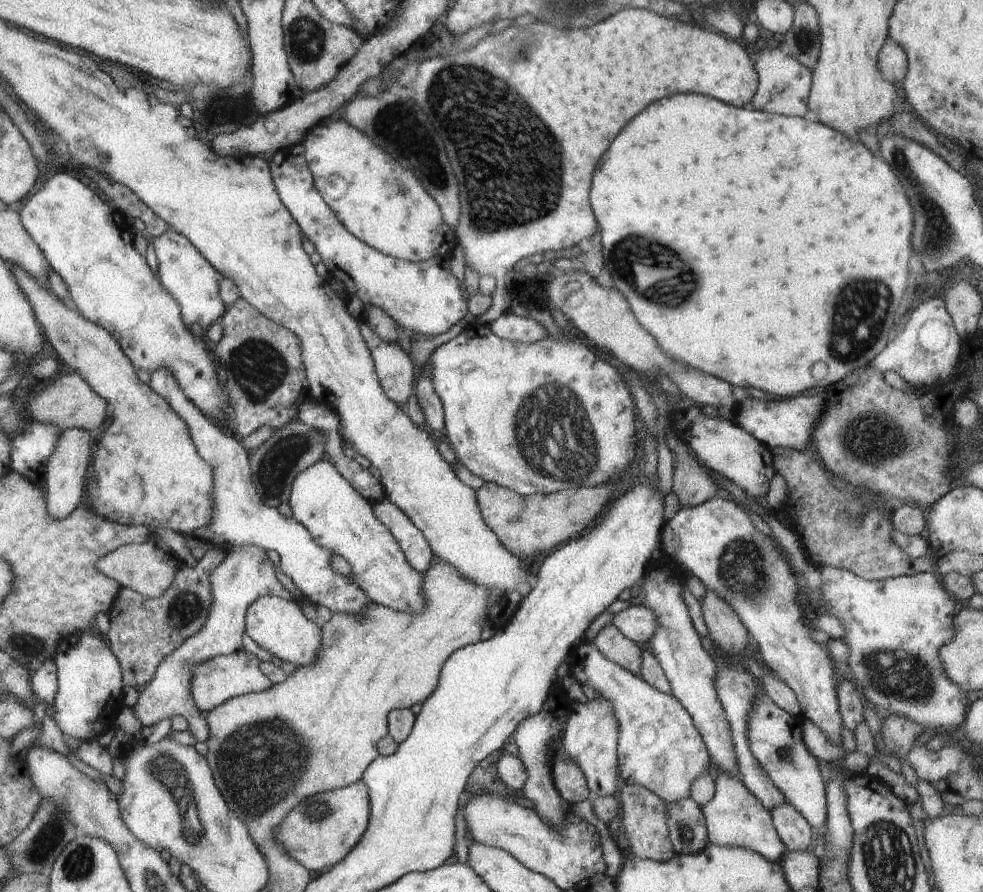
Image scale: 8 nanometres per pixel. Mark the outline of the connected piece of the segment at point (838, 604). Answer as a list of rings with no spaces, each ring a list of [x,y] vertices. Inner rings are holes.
[[[822,567],[819,571],[819,589],[826,601],[820,613],[835,616],[846,630],[842,638],[848,643],[850,655],[844,668],[860,690],[864,702],[870,702],[881,715],[904,715],[921,724],[922,728],[934,726],[940,734],[944,734],[942,728],[948,730],[962,725],[965,719],[967,693],[948,680],[938,654],[939,648],[953,639],[955,617],[956,600],[943,587],[943,580],[932,572],[869,581],[843,568]]]

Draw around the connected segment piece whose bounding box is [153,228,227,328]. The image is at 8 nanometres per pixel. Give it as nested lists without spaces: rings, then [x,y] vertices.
[[[170,228],[153,240],[153,246],[158,261],[157,275],[162,286],[180,307],[184,324],[189,328],[194,322],[201,326],[211,326],[219,322],[227,310],[219,295],[223,274],[220,274],[188,239]]]

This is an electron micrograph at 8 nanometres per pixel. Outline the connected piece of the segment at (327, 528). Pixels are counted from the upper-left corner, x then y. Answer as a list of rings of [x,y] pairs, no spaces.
[[[328,458],[296,476],[288,504],[292,517],[310,533],[318,546],[342,556],[350,564],[350,578],[372,603],[393,611],[420,612],[425,607],[421,593],[423,574],[412,568],[392,533],[376,518],[372,502],[360,496]]]

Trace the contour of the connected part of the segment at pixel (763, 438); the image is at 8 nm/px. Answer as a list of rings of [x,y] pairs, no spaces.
[[[825,392],[813,396],[796,395],[788,397],[787,400],[774,401],[747,397],[737,402],[736,412],[731,416],[731,420],[769,449],[782,447],[800,451],[808,446],[813,426],[821,415],[824,403]]]

